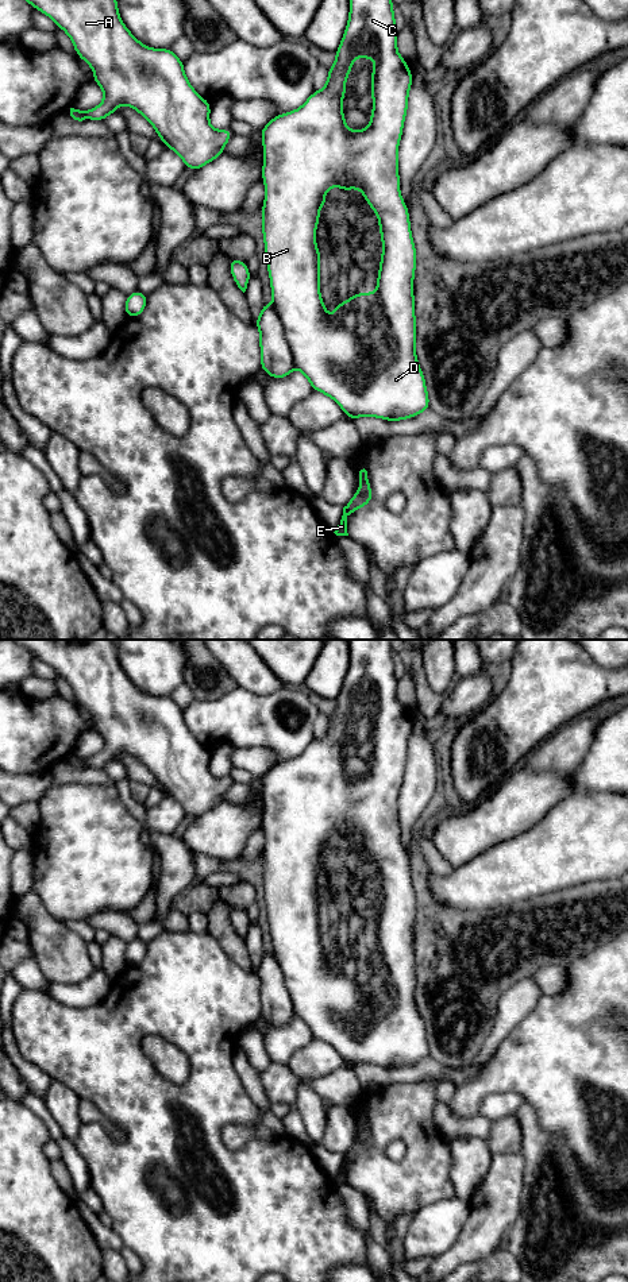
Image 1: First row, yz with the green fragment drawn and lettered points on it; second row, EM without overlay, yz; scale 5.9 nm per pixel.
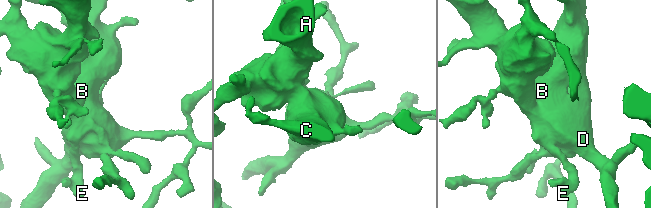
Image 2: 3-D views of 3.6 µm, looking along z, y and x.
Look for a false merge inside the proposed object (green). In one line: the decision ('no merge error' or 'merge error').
merge error

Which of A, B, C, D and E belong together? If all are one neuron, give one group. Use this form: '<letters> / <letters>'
A E / B C D

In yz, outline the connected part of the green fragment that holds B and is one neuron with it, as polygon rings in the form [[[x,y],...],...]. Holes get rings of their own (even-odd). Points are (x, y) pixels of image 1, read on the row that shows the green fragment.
[[[350,0],[348,23],[346,31],[342,36],[340,46],[335,51],[336,58],[334,65],[328,69],[328,78],[321,90],[315,90],[307,101],[296,111],[281,113],[273,117],[262,130],[261,138],[263,144],[263,166],[262,166],[262,181],[265,184],[266,194],[262,205],[262,235],[265,243],[265,254],[267,260],[267,271],[270,278],[270,287],[273,294],[273,306],[281,320],[284,327],[284,335],[288,345],[292,351],[294,366],[304,374],[309,381],[315,391],[320,391],[327,397],[332,398],[340,409],[346,413],[350,420],[358,417],[377,417],[386,421],[401,421],[416,417],[417,414],[429,409],[429,397],[427,393],[425,378],[419,366],[415,344],[416,344],[416,316],[415,316],[415,296],[413,296],[413,279],[416,270],[416,247],[412,238],[409,211],[400,192],[400,175],[398,175],[398,158],[397,151],[400,147],[400,139],[402,136],[402,127],[405,123],[405,115],[408,111],[408,96],[412,86],[412,73],[408,63],[397,51],[397,35],[396,18],[393,11],[392,0]],[[354,58],[373,58],[374,69],[371,70],[371,97],[373,97],[373,111],[370,115],[370,126],[365,130],[352,131],[347,127],[344,121],[344,112],[342,108],[342,101],[346,96],[346,80],[352,70]],[[332,186],[339,186],[343,193],[348,189],[361,189],[365,201],[371,206],[378,217],[382,240],[382,255],[380,262],[380,270],[377,277],[377,290],[374,293],[355,293],[351,298],[342,304],[334,305],[335,316],[331,318],[325,310],[324,302],[320,294],[320,273],[319,264],[321,262],[321,255],[316,244],[316,228],[320,220],[320,208],[327,205],[328,201],[324,198],[328,189]]]

